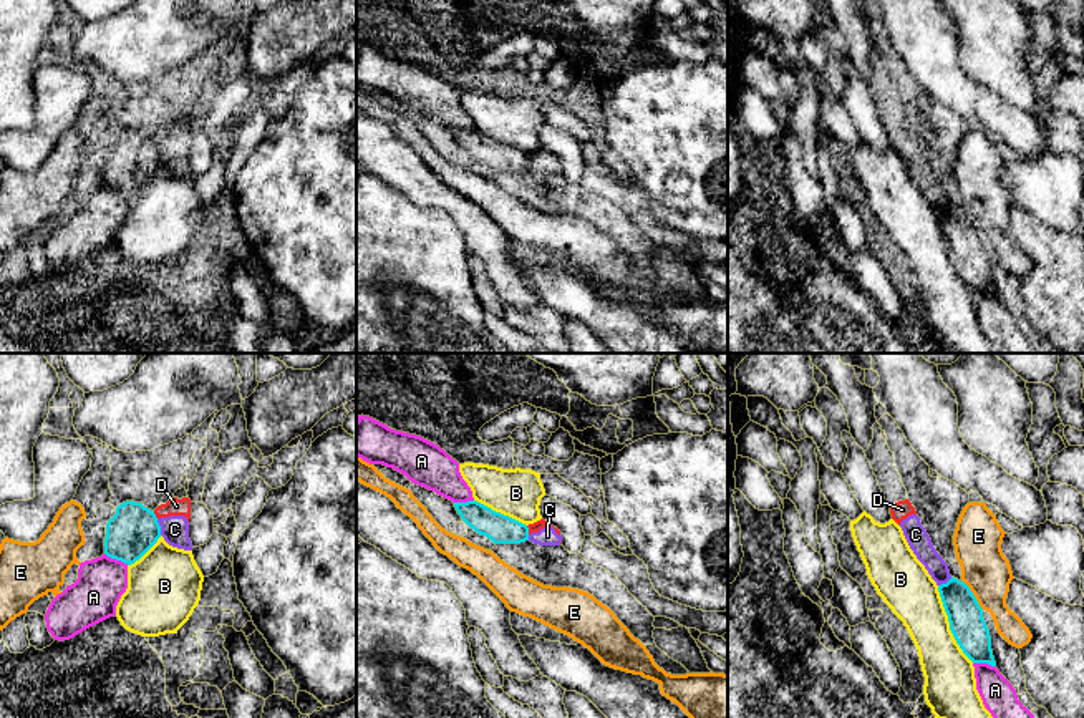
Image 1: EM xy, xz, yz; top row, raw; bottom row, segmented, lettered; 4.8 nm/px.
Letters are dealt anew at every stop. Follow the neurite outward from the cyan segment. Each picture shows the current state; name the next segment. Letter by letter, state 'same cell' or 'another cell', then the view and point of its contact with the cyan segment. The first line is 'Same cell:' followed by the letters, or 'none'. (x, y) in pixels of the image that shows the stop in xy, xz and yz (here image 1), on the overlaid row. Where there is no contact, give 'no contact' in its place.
Same cell: none
A: another cell; meets cyan in xy at (116, 559)
B: another cell; meets cyan in yz at (950, 624)
C: another cell; meets cyan in xy at (159, 528)
D: another cell; meets cyan in xy at (154, 514)
E: another cell; meets cyan in yz at (972, 594)

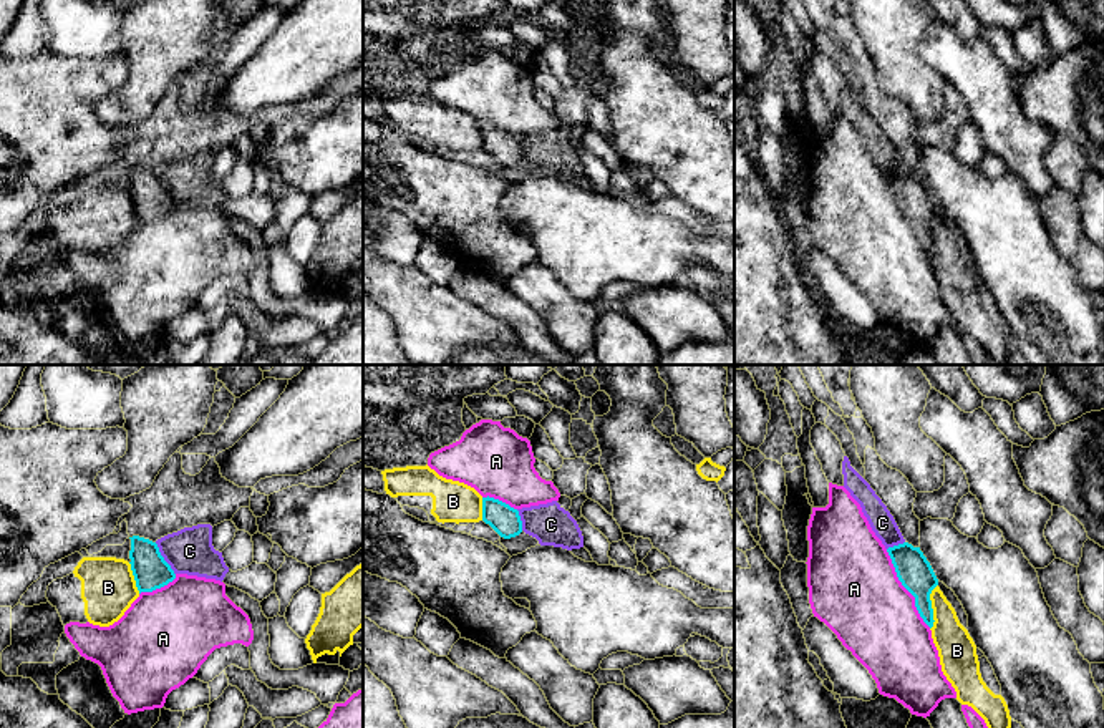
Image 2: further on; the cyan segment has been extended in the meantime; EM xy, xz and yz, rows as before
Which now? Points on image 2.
Same cell: none
A: another cell; meets cyan in yz at (905, 587)
B: another cell; meets cyan in yz at (930, 607)
C: another cell; meets cyan in xy at (163, 559)

